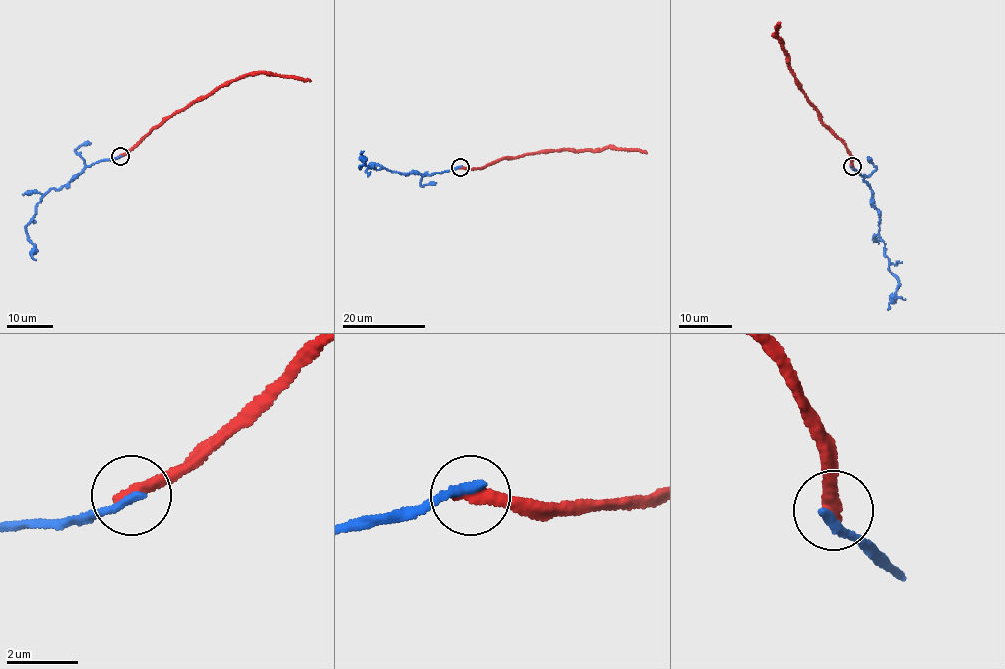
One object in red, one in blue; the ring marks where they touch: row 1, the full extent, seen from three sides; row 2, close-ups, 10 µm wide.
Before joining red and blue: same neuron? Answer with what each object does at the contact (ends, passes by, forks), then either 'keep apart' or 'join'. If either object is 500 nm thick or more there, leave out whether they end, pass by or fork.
red ends | blue ends | keep apart

